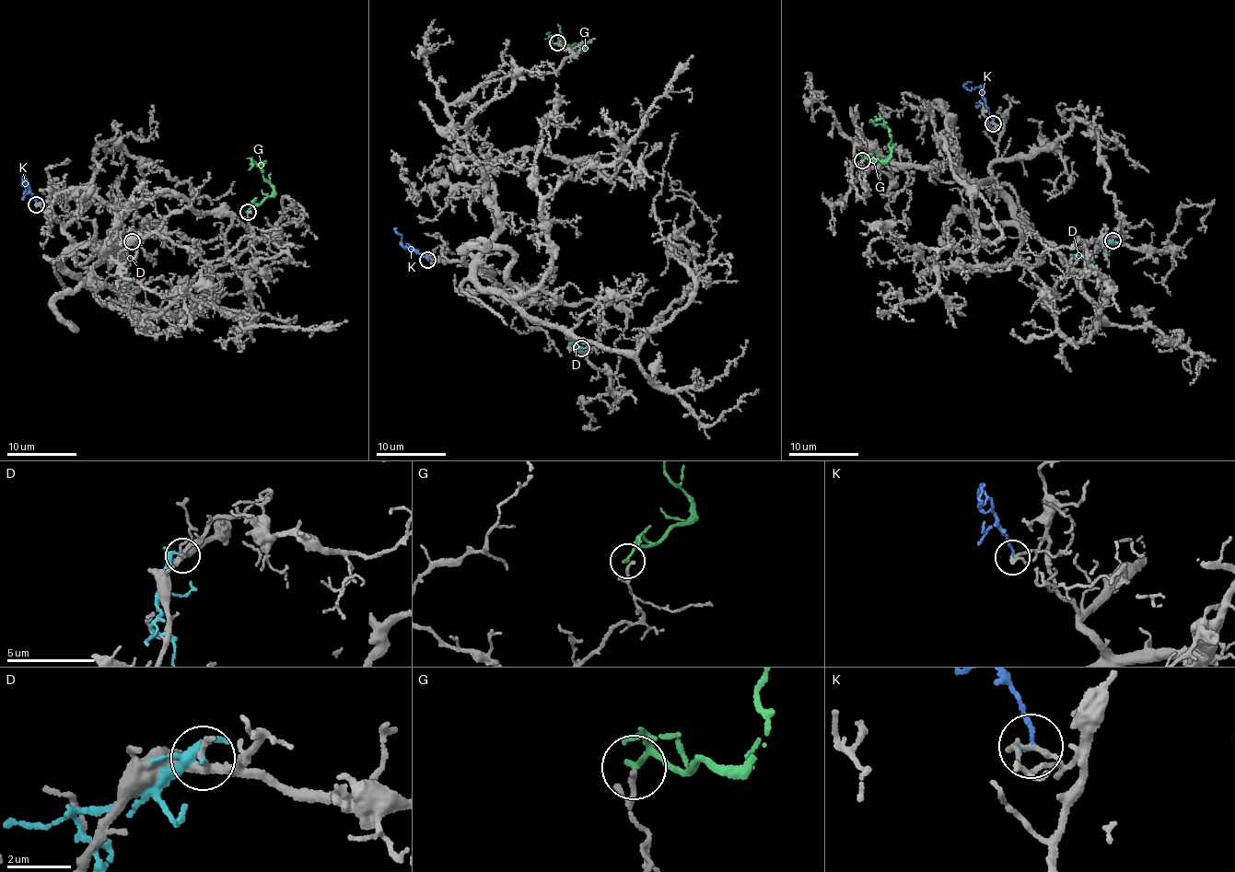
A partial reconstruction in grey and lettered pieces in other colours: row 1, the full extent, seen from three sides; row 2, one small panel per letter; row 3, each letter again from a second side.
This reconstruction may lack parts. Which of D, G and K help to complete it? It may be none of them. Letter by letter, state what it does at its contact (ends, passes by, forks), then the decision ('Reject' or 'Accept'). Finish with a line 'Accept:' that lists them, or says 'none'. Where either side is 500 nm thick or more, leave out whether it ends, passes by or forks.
D: It passes by. Reject
G: It passes by. Reject
K: It ends there. Reject
Accept: none

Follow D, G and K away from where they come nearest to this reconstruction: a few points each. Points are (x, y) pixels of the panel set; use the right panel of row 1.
D: (1112, 240), (1085, 254), (1090, 262), (1088, 275)
G: (861, 160), (883, 160), (889, 155), (891, 134), (883, 120), (869, 122)
K: (992, 123), (982, 90), (975, 87), (969, 90), (964, 87), (972, 83)

